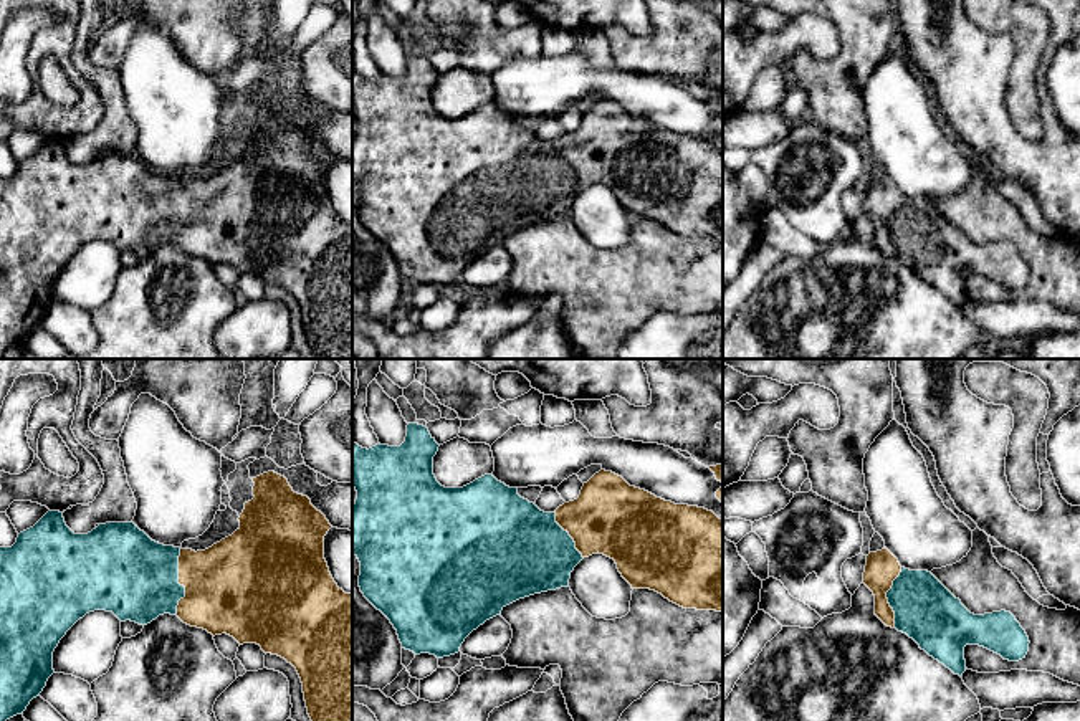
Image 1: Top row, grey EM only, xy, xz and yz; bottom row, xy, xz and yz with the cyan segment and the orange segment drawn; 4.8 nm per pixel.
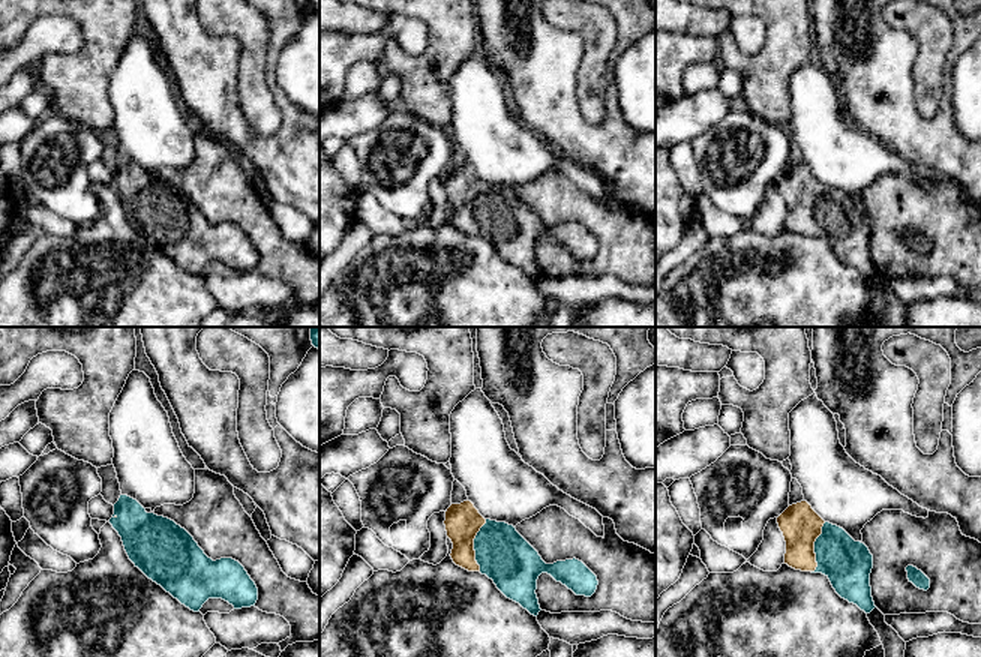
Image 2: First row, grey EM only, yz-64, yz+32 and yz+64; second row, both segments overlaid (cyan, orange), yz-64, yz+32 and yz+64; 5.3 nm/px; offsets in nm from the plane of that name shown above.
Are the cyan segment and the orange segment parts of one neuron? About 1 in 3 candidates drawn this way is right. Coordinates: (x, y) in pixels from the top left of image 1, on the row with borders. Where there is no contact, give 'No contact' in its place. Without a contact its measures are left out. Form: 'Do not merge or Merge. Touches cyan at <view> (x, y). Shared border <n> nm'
Merge. Touches cyan at xy (177, 582). Shared border 320 nm

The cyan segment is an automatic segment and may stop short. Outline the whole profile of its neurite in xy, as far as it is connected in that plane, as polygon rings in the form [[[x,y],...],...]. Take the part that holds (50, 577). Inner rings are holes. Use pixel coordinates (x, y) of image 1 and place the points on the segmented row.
[[[275,471],[251,478],[253,499],[245,503],[240,514],[240,528],[228,537],[205,551],[180,549],[152,541],[134,523],[99,524],[88,534],[74,534],[65,523],[63,513],[48,511],[33,528],[18,534],[12,547],[0,547],[0,721],[23,714],[30,701],[43,691],[53,670],[53,652],[66,632],[86,614],[94,610],[112,612],[121,622],[131,620],[147,625],[159,615],[177,615],[184,623],[203,628],[208,633],[233,637],[240,645],[256,643],[265,653],[278,655],[291,663],[303,683],[304,701],[311,721],[352,721],[352,594],[346,594],[334,582],[324,559],[324,536],[332,528],[326,516],[318,511],[308,496],[298,494],[288,480]]]

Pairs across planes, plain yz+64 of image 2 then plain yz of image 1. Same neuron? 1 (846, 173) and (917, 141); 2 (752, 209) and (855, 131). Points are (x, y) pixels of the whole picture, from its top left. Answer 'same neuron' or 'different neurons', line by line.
1: same neuron
2: different neurons

